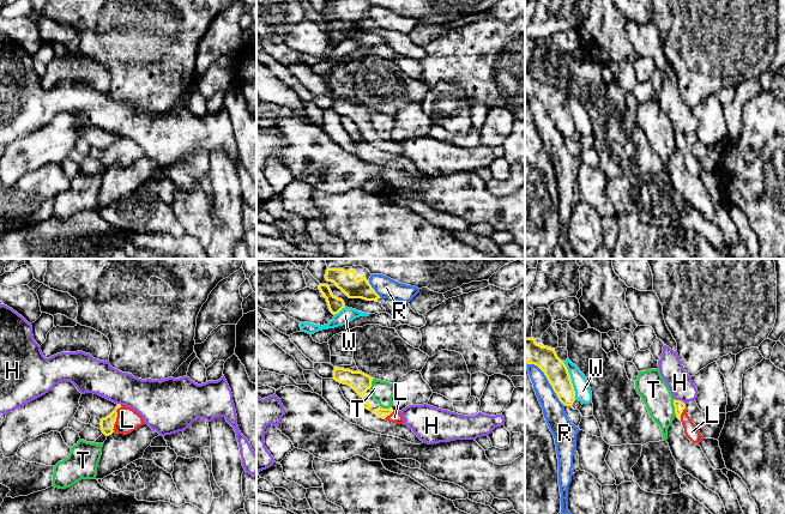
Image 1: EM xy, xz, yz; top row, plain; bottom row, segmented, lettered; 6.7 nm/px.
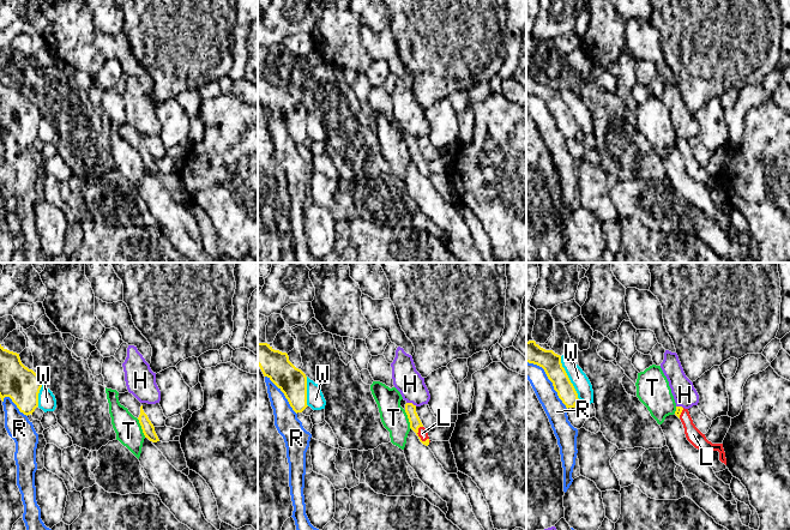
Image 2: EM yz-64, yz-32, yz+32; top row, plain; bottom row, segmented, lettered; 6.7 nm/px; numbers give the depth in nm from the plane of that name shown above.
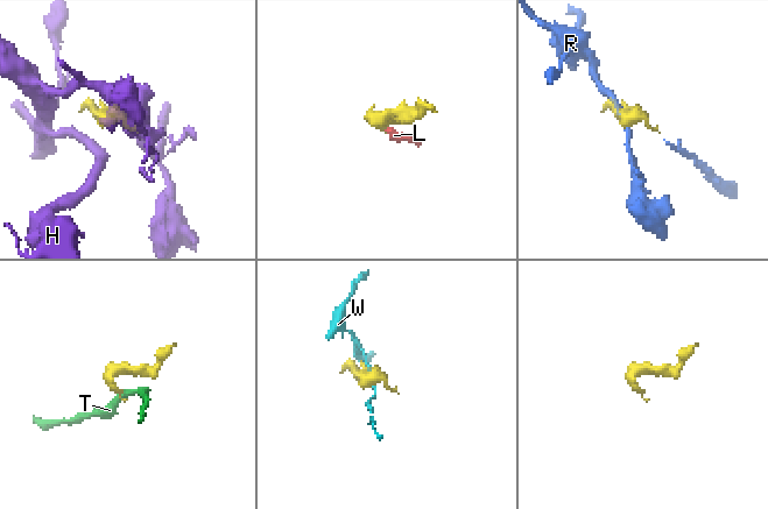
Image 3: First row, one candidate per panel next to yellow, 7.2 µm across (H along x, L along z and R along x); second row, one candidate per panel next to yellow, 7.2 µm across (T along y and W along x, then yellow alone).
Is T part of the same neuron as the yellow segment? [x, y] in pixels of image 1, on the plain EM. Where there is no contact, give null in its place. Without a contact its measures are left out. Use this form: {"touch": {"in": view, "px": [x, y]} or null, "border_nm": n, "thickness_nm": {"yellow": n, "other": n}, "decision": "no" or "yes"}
{"touch": {"in": "yz", "px": [675, 139]}, "border_nm": 120, "thickness_nm": {"yellow": 70, "other": 200}, "decision": "no"}

